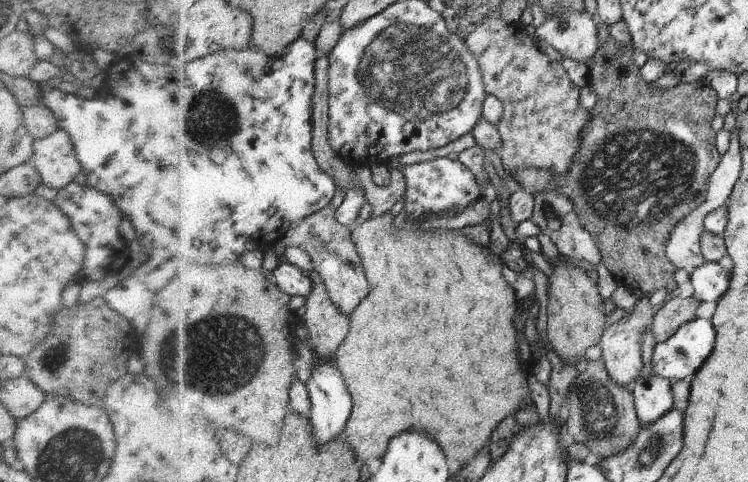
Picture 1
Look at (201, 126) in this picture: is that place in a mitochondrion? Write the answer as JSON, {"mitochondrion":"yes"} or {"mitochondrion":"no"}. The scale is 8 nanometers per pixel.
{"mitochondrion":"yes"}

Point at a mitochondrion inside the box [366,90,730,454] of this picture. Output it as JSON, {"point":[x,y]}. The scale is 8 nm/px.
{"point":[633,163]}

